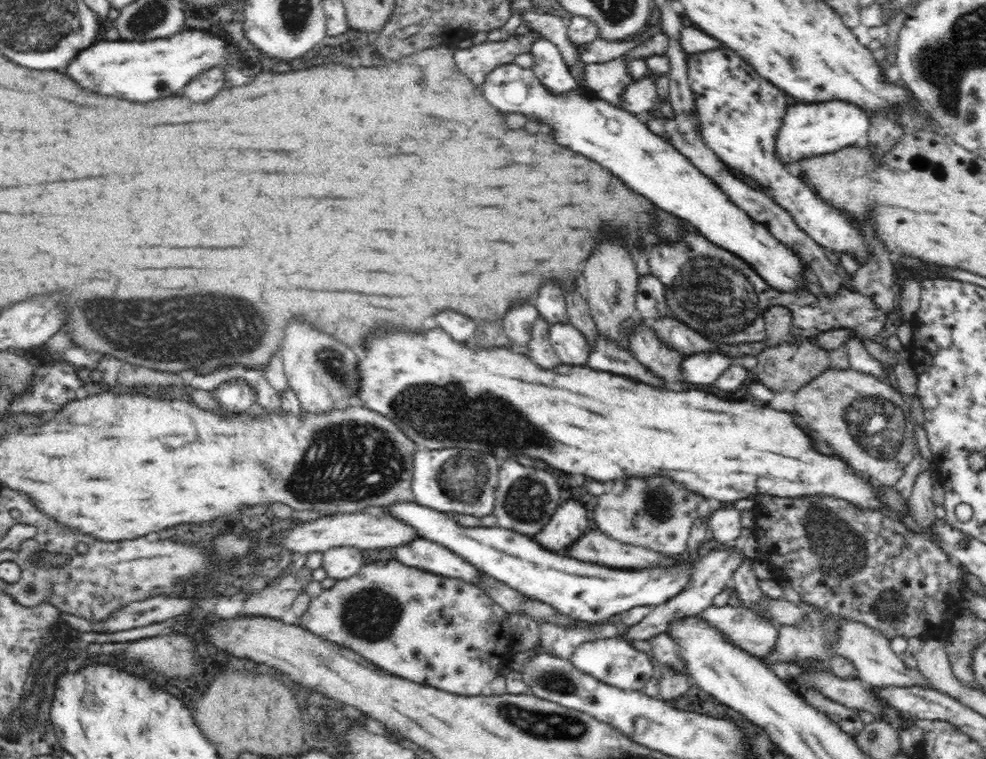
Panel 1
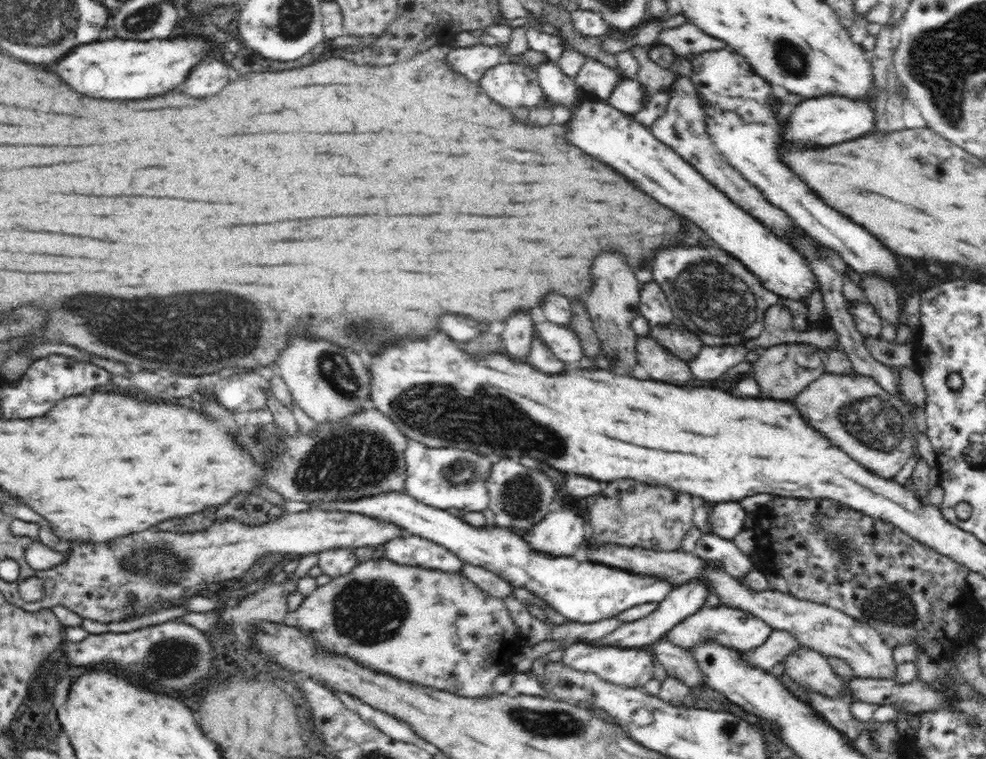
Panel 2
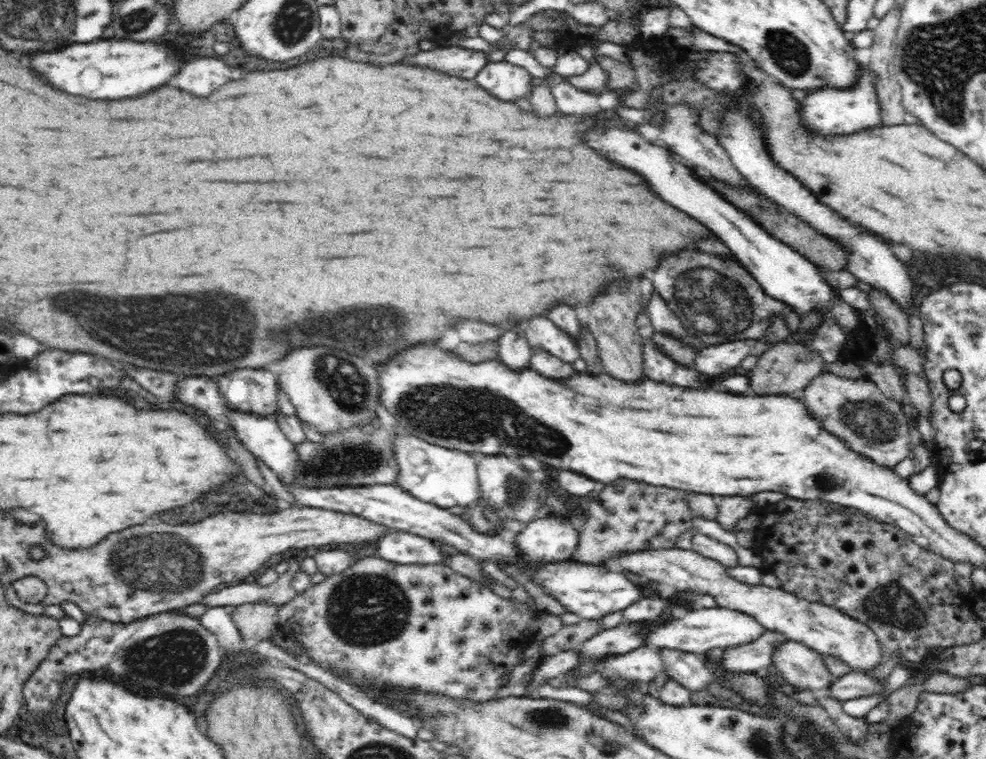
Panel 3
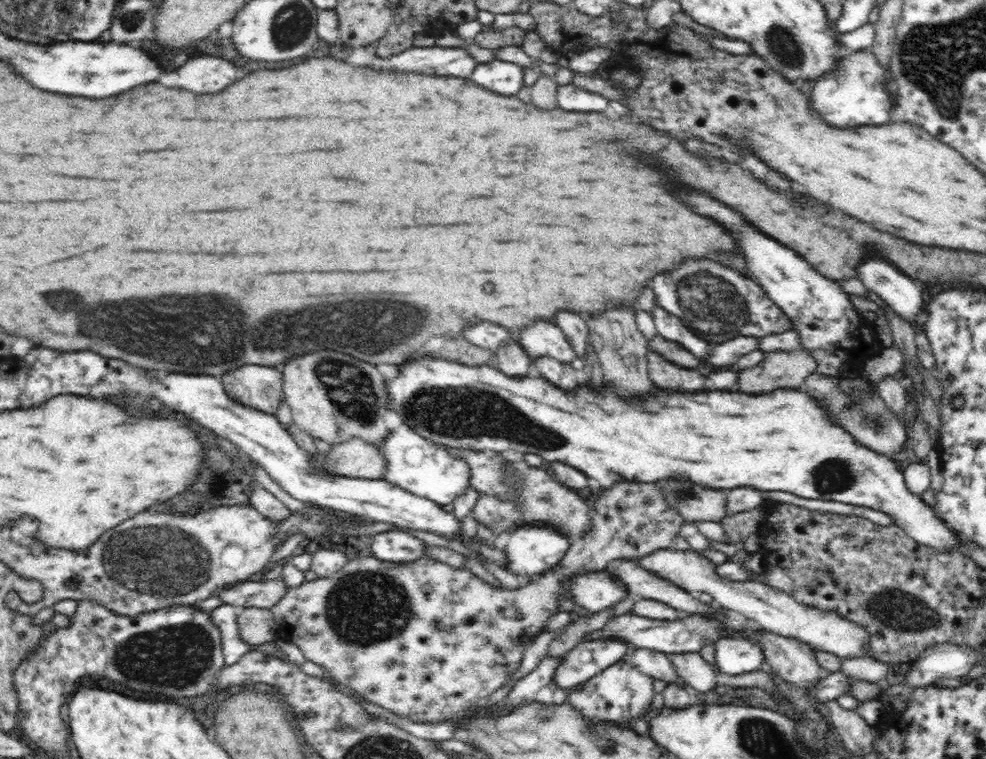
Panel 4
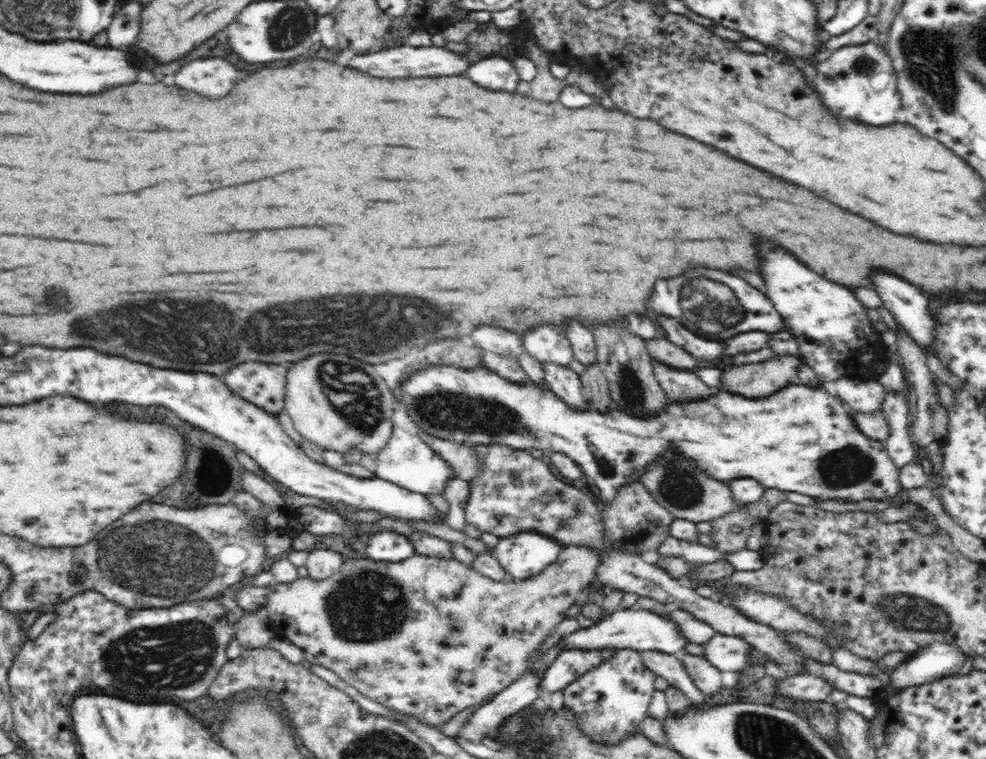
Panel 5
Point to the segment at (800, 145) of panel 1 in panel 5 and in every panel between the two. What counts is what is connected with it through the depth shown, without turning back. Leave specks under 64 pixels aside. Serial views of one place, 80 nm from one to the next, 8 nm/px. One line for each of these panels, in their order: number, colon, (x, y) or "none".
2: (823, 121)
3: (829, 111)
4: (853, 94)
5: (858, 81)

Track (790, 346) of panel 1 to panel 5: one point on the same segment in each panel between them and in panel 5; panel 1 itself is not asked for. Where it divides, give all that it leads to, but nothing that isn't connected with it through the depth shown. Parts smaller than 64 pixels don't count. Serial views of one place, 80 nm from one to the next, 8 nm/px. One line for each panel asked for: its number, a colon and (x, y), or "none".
2: (782, 371)
3: (785, 367)
4: (788, 369)
5: (753, 380)

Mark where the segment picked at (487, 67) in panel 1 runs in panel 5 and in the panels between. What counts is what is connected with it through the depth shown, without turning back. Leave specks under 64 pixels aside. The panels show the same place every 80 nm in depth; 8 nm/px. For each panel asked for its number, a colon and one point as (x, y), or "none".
2: (472, 62)
3: (458, 61)
4: (455, 61)
5: (404, 60)

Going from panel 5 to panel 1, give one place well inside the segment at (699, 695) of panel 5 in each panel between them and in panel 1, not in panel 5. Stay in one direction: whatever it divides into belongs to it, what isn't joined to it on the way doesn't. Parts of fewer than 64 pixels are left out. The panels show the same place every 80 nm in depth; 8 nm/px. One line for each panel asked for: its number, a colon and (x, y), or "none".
1: (613, 661)
2: (631, 668)
3: (644, 664)
4: (657, 665)

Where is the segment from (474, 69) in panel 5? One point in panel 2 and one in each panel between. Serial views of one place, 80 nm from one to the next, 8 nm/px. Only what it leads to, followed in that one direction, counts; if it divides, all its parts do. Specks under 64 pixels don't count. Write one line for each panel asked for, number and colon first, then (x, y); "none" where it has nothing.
2: (512, 85)
3: (506, 81)
4: (501, 77)

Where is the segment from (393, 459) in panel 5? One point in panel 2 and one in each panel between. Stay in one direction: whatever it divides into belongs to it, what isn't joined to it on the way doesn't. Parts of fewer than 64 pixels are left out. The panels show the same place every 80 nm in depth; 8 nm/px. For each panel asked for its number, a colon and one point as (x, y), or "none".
2: (443, 478)
3: (441, 476)
4: (428, 470)

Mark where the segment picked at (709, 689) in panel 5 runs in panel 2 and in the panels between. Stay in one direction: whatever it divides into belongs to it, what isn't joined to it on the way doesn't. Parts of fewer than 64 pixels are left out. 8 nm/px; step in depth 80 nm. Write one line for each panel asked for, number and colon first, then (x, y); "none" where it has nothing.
2: (678, 662)
3: (690, 669)
4: (697, 673)

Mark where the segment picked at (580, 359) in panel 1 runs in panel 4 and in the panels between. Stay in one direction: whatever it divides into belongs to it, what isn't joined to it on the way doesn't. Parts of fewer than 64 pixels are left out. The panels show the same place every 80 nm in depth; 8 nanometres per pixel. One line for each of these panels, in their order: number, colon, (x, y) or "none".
2: (561, 340)
3: (542, 333)
4: (542, 338)

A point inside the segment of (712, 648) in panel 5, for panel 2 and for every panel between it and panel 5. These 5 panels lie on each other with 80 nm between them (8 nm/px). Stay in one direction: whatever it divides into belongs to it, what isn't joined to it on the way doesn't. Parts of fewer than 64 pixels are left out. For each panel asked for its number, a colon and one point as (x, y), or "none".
2: (780, 644)
3: (755, 657)
4: (734, 656)

